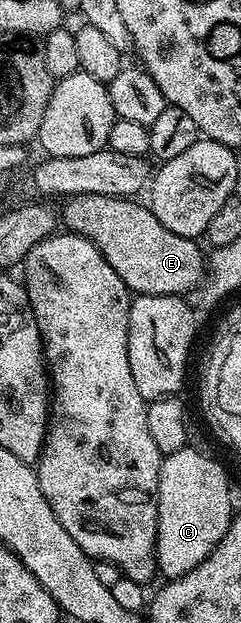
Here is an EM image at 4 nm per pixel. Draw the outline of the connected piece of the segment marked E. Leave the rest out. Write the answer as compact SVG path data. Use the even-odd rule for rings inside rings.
M78 195L77 197L69 197L62 205L62 225L67 232L77 233L80 237L90 239L94 243L94 247L98 247L98 251L102 251L102 255L106 259L106 263L110 263L110 267L114 267L114 271L118 271L118 279L122 279L122 283L126 283L126 287L136 295L177 295L191 294L193 289L199 289L206 276L206 253L196 246L197 242L190 237L182 235L174 235L174 231L170 231L167 227L162 227L162 223L158 223L158 219L152 214L151 208L147 204L139 205L139 200L129 199L126 197L107 197L106 195Z

